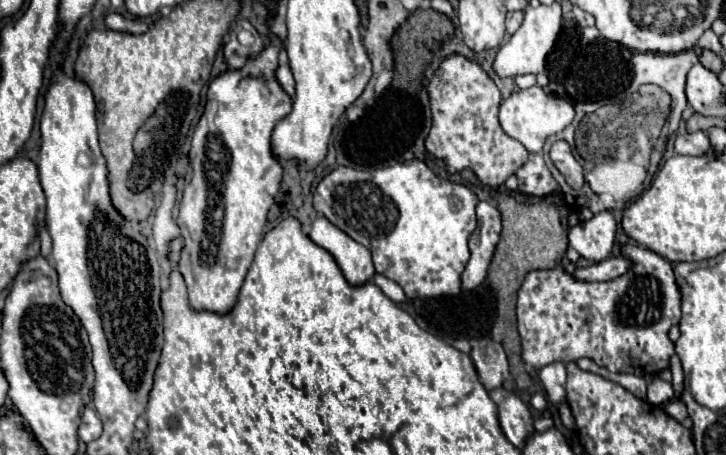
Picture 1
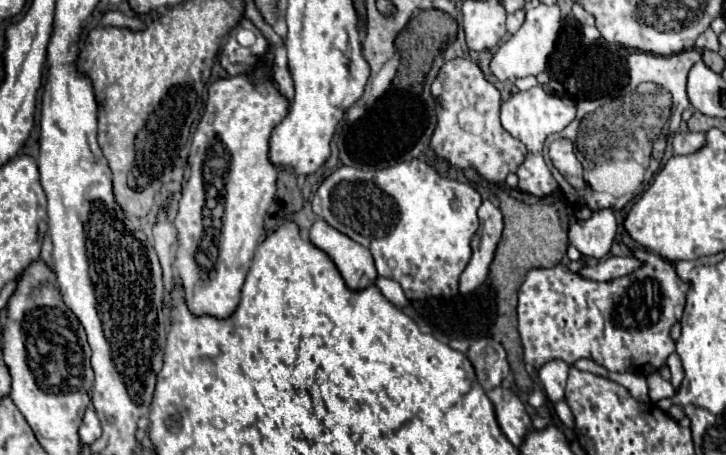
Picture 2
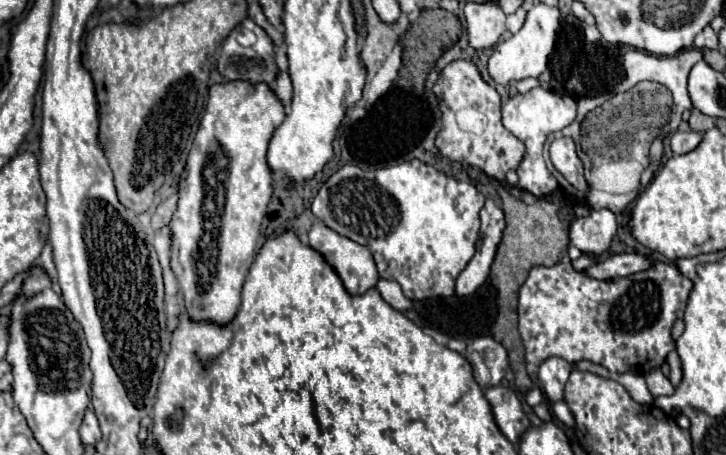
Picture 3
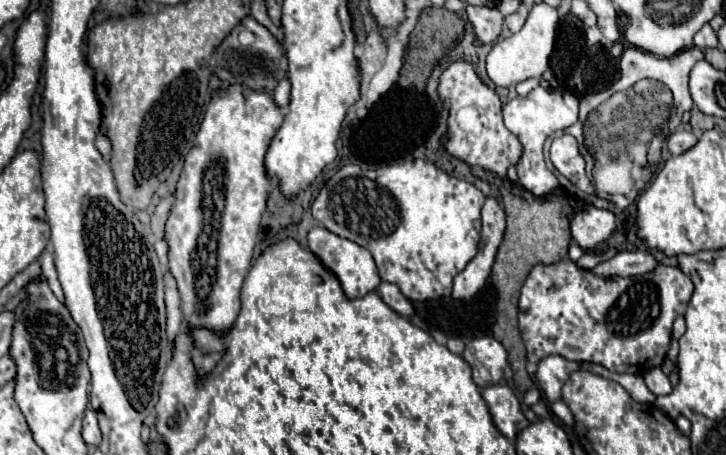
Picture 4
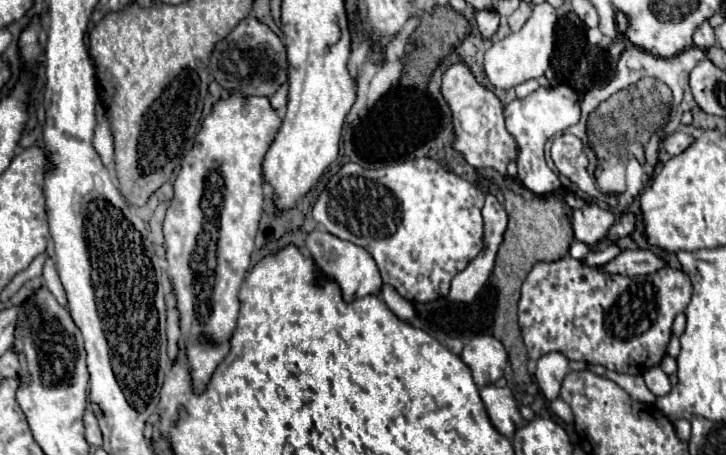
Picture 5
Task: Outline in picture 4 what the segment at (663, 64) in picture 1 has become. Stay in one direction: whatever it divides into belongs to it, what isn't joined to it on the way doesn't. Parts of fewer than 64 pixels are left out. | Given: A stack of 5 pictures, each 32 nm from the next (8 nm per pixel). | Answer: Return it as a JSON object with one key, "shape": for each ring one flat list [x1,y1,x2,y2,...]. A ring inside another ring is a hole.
{"shape":[[634,46,626,48,624,54,622,54,622,60,620,60,620,76,618,76,618,80,612,82,612,84,610,84,608,88,604,88,604,90,586,94,586,96,580,100,580,120,578,120,574,126,566,128,564,132,576,136,578,140,584,140,584,130,582,130,582,128,584,128,584,120,586,120,588,112,594,110,594,108,596,108,600,102,604,102,606,98,610,98,614,92,626,90,626,88,634,86,638,80,642,80,642,78,652,78,652,80,664,82,664,84,672,90,672,94,674,94,674,106,672,106,672,116,670,116,670,122,668,122,668,130,672,132,672,130,680,124,682,114,694,106,692,96,690,96,690,90,688,90,688,74,690,74,690,70,694,68,694,64,696,64,698,60,704,60,704,52,702,52,700,48,690,48,690,50,684,50,684,52,680,52,680,54,676,54,676,56,670,56,670,58,656,58,654,54,644,52,644,50,640,50,640,48,634,48]]}

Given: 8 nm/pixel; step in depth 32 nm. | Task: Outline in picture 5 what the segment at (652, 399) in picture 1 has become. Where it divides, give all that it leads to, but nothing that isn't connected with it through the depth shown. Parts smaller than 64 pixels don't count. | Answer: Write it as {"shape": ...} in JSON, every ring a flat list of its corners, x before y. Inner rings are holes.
{"shape":[[654,366,650,370,646,370,644,374,644,382,648,386,648,390,654,394,654,396,666,396,670,392,670,380,668,376,662,372,660,366]]}

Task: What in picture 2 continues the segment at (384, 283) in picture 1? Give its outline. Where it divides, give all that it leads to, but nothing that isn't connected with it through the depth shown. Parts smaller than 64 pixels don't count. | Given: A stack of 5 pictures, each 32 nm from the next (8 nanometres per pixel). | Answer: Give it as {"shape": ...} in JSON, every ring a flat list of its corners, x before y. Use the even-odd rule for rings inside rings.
{"shape":[[378,276,378,278,376,278,376,286,378,286,378,288,380,288,380,292,384,294,384,298,386,298,388,302,392,302,394,306,404,308,404,306,408,306,408,304,410,304,410,302,408,302,408,298,404,296,404,292,402,292,400,284,396,284,396,280,388,280,388,278]]}

